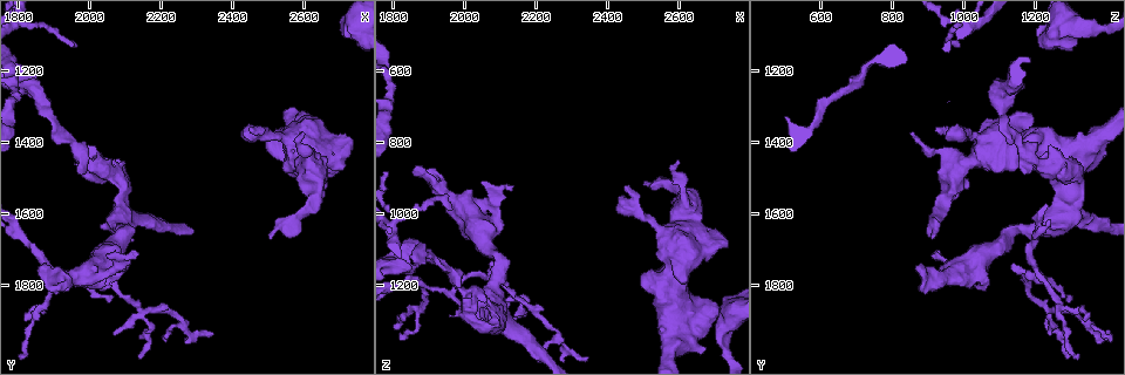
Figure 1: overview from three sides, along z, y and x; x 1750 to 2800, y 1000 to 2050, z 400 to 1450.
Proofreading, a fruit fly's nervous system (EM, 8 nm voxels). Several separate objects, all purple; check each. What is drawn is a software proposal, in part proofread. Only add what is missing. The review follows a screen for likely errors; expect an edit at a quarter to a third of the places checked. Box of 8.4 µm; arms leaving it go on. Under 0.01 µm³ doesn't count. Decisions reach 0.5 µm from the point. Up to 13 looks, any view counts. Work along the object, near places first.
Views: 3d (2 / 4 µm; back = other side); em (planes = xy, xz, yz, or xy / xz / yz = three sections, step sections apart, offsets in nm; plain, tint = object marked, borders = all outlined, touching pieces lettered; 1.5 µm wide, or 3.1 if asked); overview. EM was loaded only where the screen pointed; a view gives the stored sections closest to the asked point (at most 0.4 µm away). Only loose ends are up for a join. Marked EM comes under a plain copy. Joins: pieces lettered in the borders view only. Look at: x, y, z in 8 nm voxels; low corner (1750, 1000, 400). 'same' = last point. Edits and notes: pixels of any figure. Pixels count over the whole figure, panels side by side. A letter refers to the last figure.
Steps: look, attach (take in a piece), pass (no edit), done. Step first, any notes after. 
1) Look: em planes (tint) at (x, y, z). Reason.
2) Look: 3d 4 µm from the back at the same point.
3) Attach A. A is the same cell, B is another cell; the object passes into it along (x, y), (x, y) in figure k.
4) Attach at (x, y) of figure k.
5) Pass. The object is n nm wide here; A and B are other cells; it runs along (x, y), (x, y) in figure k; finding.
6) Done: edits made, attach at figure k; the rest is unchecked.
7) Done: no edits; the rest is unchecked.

Look: em xz step 8 (borders) at (1950, 1460, 1285). Free end.

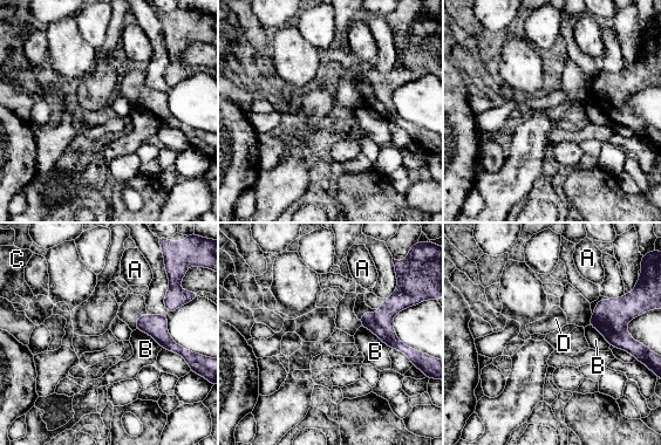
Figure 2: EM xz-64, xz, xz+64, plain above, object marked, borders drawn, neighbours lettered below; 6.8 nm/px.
Look: em planes (borders) at the same point.

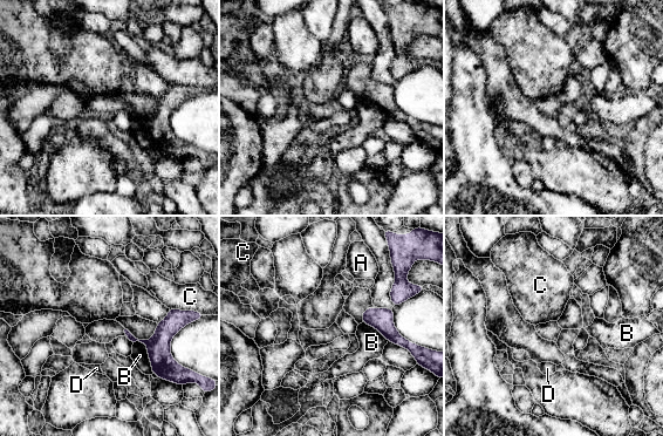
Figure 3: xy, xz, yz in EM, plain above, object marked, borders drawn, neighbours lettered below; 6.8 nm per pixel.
Pass. A, B, C and D are other cells; it runs along (175, 312), (161, 341), (161, 373) in figure 3; none of them fits.

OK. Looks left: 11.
Look: 3d 2 µm at (2070, 1925, 1240). An open end.

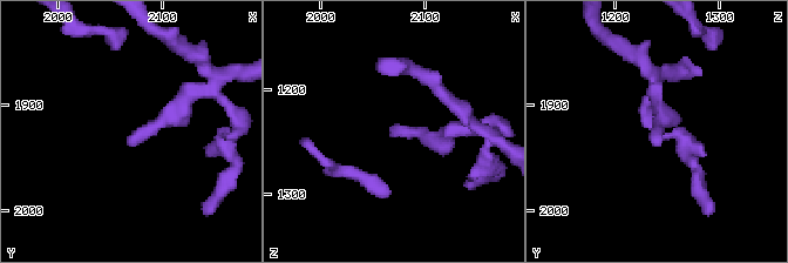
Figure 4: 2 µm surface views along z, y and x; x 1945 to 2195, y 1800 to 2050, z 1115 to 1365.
Look: em yz step 4 (borders) at (2064, 1934, 1236).

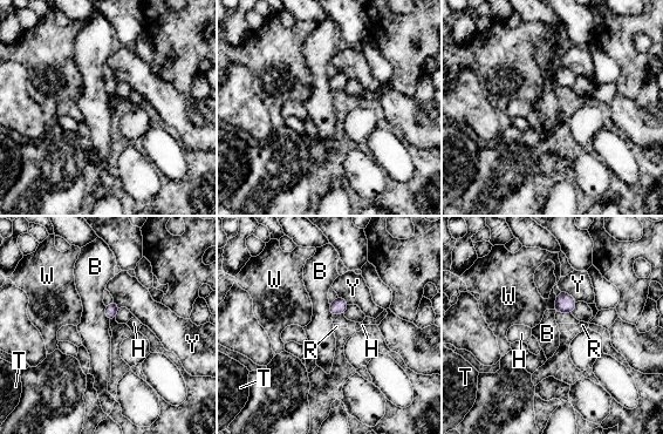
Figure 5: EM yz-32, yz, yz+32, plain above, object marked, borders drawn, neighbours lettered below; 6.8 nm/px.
Pass. B, H, R, T, W and Y are other cells; a border runs along (104, 306), (104, 313), (109, 321) in figure 5; no lettered piece goes on from it.

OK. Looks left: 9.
Look: em xy step 4 (borders) at (1880, 1810, 870). Branch stops here.

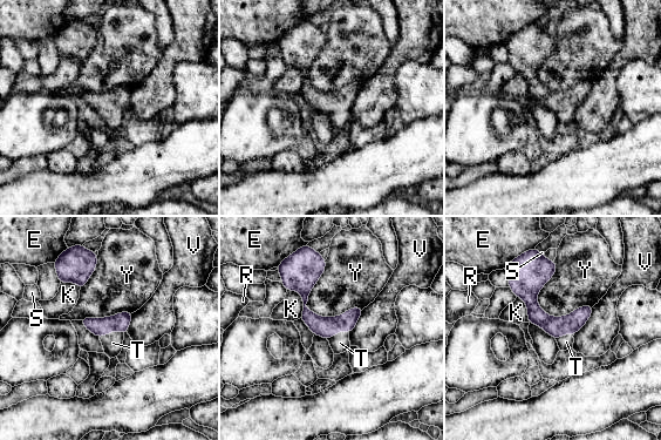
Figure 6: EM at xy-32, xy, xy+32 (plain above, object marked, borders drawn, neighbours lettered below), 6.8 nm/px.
Attach T. T is the same cell, E, K, R, S, V and Y are other cells; the object passes into it along (121, 322), (110, 332), (113, 343) in figure 6; the cell continues.

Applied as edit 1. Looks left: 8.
Look: em planes (tint) at (2140, 1705, 935). Free end.

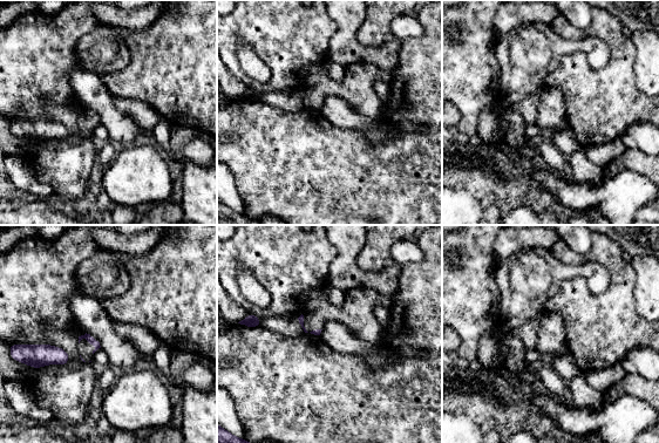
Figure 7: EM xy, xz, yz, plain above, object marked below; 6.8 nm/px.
Look: em planes (borders) at the same point.

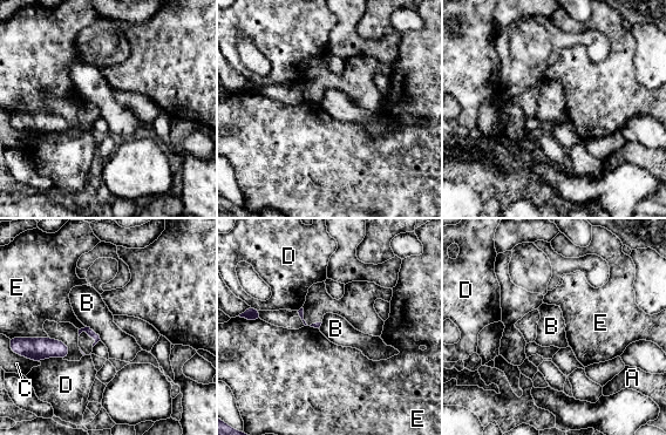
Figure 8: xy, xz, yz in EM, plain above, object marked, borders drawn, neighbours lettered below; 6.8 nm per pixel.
Pass. A, B, C, D and E are other cells; a border runs along (86, 325), (101, 340) in figure 8; none of them fits.

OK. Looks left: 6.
Look: 3d 2 µm at (1820, 1890, 1340). Branch stops here.

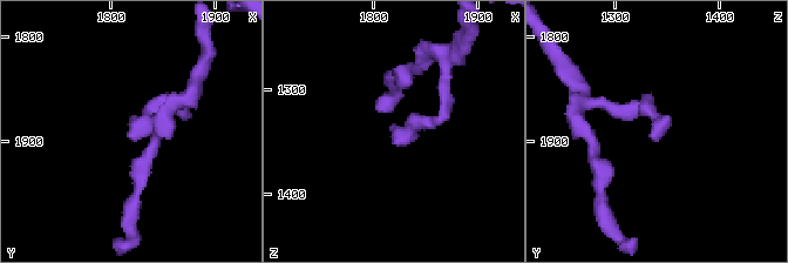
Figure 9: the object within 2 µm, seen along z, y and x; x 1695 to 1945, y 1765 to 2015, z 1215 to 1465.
Look: em xz step 4 (tint) at (1820, 1898, 1340). Now the EM.

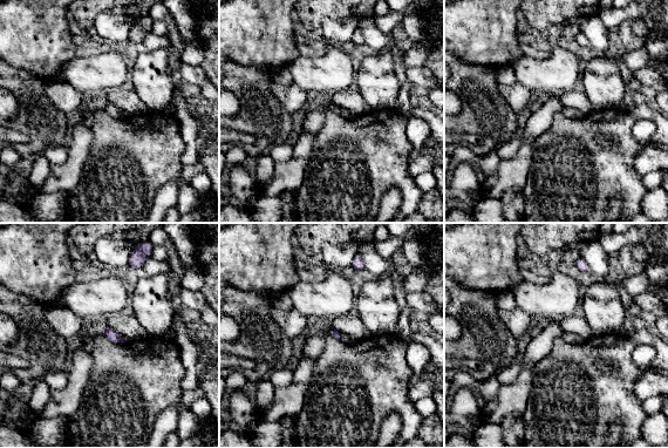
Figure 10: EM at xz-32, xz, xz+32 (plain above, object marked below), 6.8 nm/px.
Look: em planes (borders) at the same point. Cut it another way.

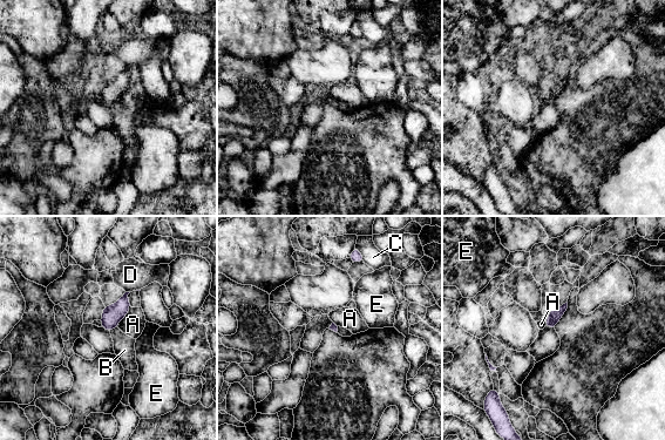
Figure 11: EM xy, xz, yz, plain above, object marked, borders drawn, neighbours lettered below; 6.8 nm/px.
Pass. A, B, C, D and E are other cells; a border runs along (116, 326), (109, 331) in figure 11; none of them fits.

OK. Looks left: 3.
Done: edits made, attach at figure 6; the rest is unchecked.

